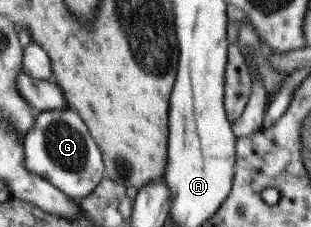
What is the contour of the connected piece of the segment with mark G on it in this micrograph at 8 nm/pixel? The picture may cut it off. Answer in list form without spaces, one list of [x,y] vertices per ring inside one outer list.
[[[42,111],[24,139],[24,169],[46,179],[64,195],[76,199],[88,197],[105,177],[103,154],[90,137],[84,121],[72,111]]]

